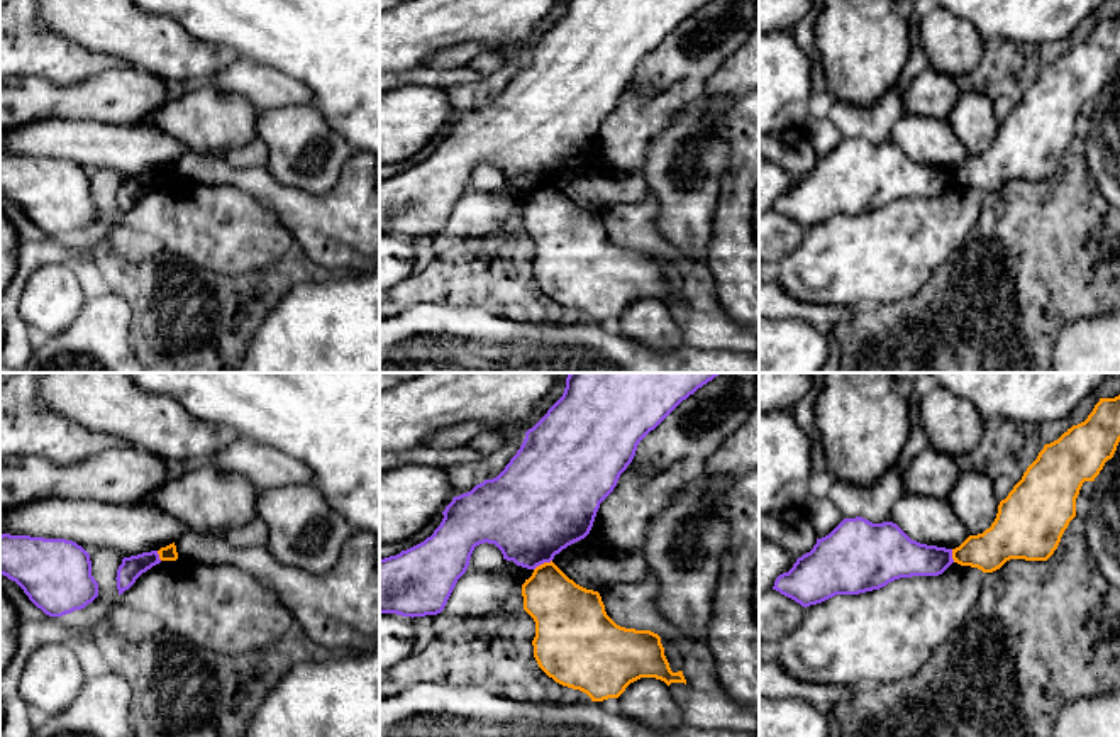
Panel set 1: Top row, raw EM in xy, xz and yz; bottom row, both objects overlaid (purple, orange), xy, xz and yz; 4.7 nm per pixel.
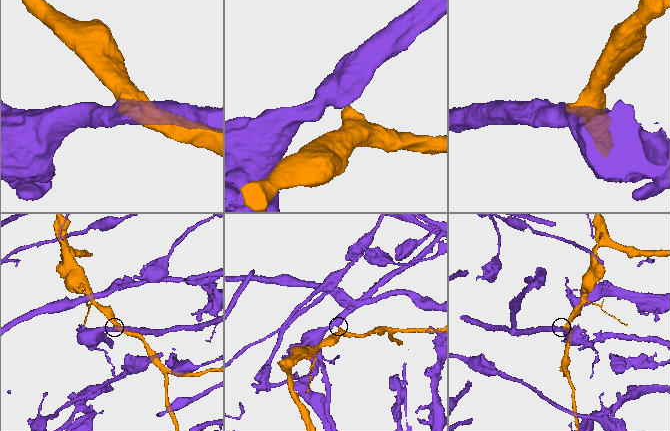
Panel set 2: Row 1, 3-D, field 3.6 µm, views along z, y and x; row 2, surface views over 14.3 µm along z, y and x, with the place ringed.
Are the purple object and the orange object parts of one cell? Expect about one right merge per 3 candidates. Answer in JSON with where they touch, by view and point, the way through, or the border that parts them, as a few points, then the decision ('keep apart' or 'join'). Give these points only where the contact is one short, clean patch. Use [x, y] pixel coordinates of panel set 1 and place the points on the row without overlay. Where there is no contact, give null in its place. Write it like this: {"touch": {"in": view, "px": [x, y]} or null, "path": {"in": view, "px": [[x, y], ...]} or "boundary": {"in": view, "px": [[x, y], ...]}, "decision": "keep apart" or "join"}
{"touch": {"in": "xz", "px": [543, 183]}, "boundary": {"in": "xz", "px": [[551, 180], [534, 190]]}, "decision": "keep apart"}

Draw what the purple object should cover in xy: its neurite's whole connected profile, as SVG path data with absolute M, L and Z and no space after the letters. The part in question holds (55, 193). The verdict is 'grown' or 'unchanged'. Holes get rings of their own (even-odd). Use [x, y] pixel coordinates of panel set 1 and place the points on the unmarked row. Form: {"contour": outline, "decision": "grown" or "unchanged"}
{"contour": "M0 156L0 195L15 202L29 220L49 237L85 229L98 217L90 175L73 161L30 156Z", "decision": "unchanged"}

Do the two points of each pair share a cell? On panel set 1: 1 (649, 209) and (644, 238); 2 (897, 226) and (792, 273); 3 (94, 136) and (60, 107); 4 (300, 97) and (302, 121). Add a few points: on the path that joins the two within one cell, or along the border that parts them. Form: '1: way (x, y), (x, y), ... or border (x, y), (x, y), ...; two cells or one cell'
1: way (644, 216), (644, 231); one cell
2: way (871, 251), (859, 261), (839, 261), (817, 271); one cell
3: border (33, 121), (97, 119), (110, 124); two cells
4: border (314, 104), (287, 104), (261, 110); two cells

